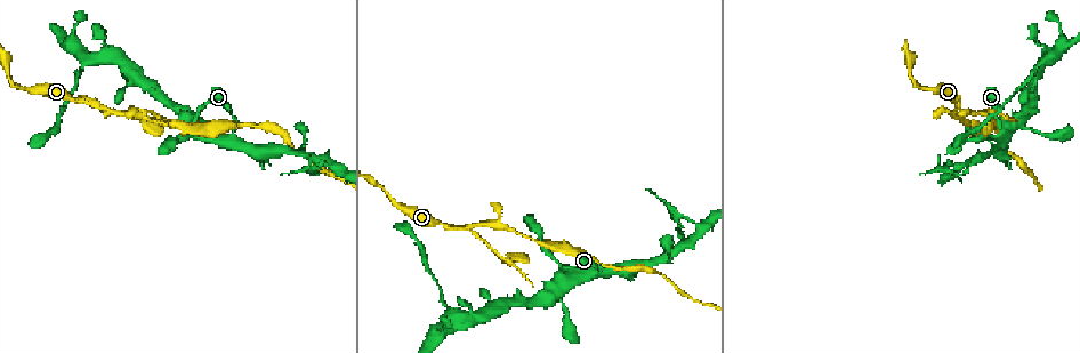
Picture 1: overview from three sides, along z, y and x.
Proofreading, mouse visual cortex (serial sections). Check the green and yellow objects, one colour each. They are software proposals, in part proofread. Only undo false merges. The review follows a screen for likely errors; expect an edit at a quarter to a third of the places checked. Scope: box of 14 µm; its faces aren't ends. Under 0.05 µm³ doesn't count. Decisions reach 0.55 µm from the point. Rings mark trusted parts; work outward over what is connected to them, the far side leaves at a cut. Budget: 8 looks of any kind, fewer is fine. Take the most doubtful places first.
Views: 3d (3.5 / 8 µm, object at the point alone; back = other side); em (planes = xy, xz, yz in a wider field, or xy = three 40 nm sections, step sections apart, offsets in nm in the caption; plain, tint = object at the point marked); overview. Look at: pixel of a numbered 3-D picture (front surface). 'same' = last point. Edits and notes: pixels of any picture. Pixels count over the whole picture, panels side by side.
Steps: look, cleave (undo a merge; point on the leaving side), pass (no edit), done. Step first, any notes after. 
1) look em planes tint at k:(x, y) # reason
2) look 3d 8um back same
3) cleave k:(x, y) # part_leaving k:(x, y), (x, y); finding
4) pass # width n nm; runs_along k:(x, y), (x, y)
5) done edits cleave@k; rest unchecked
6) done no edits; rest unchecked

look 3d 8um at 1:(102, 109) # narrows sharply

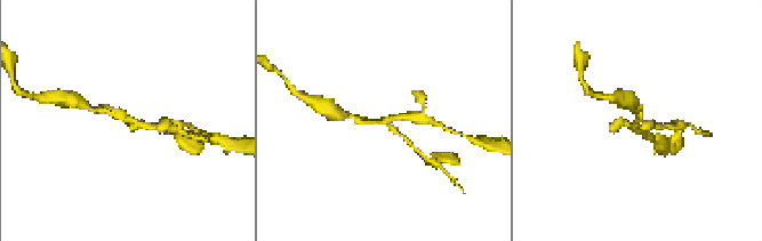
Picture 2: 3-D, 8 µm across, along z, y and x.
look 3d 3.5um at 2:(383, 121) # zoom in

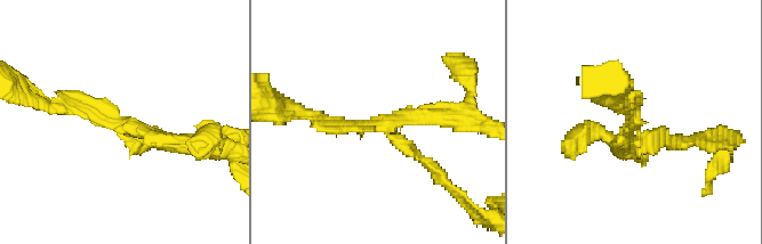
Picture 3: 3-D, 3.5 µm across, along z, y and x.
cleave 3:(415, 153) # part_leaving 3:(384, 132), (423, 159), (468, 205); two cells meet here

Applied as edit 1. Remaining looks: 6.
look 3d 8um at 1:(558, 281) # thin arm on a thick one

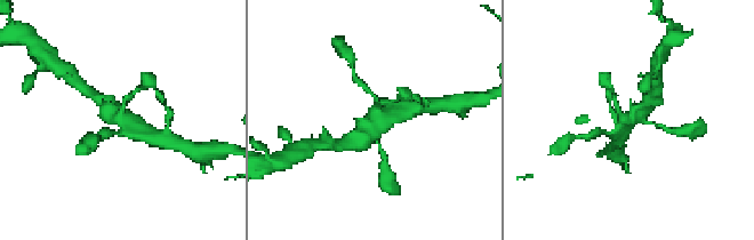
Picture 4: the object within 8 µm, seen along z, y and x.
look 3d 3.5um at 4:(120, 115) # zoom in

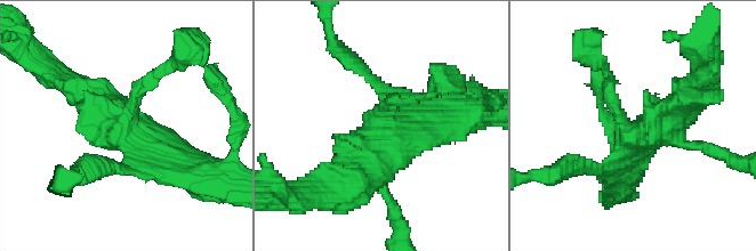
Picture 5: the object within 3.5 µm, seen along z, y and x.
look em xy step 1 tint at 5:(641, 129)

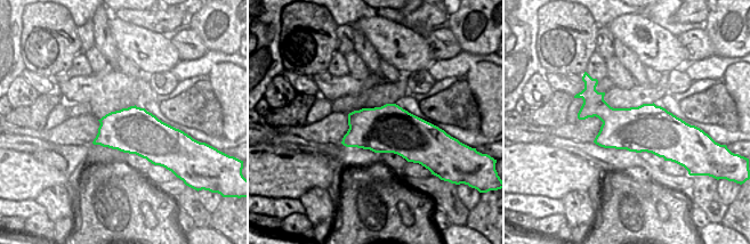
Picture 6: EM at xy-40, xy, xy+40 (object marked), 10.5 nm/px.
pass # width 500 nm; runs_along 5:(408, 102), (344, 184); all the same cell

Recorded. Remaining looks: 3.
look 3d 3.5um at 1:(79, 76) # calibre changes

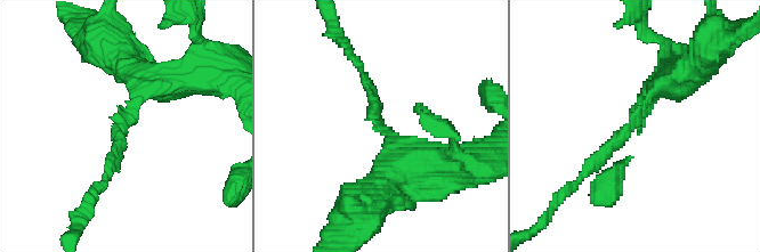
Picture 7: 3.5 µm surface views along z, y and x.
look em planes tint at 7:(381, 120)

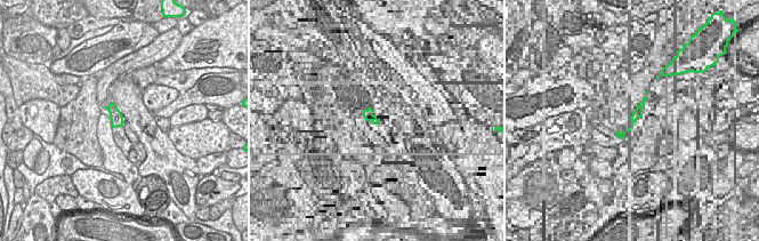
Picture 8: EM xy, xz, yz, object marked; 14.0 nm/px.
pass # runs_along 7:(673, 79), (580, 177); continuous, no second cell

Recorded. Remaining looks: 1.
look 3d 3.5um back at 1:(663, 259) # thick turns thin

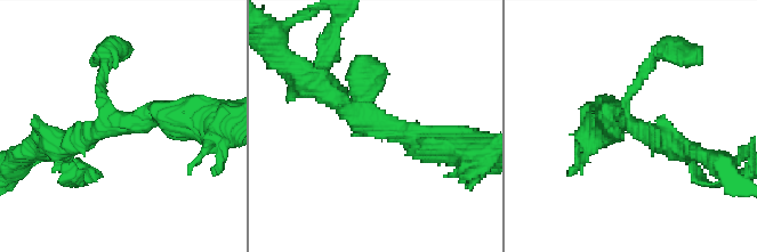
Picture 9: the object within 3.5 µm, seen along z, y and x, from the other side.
pass # arms 3; arm_widths 150, 350, 450 nm; runs_along 9:(450, 146), (362, 120), (320, 88); one cell here

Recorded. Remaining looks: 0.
done edits cleave@3; rest unchecked

